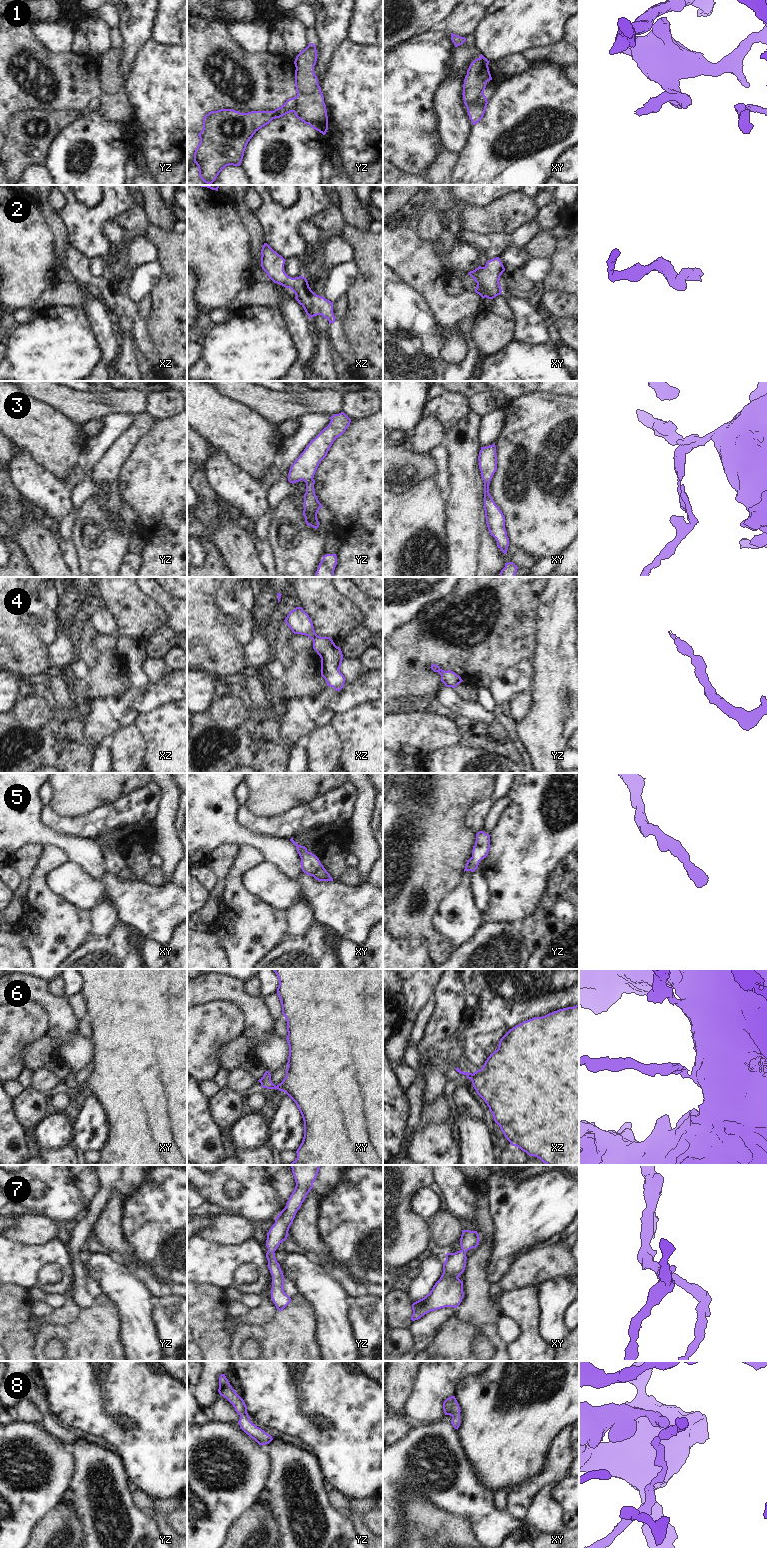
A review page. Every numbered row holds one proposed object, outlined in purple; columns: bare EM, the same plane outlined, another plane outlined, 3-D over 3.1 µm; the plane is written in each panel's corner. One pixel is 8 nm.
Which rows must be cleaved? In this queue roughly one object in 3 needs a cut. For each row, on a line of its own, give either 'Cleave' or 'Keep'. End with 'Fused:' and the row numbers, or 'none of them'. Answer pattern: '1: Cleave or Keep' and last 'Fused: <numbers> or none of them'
1: Cleave
2: Keep
3: Keep
4: Keep
5: Keep
6: Keep
7: Keep
8: Keep
Fused: 1.

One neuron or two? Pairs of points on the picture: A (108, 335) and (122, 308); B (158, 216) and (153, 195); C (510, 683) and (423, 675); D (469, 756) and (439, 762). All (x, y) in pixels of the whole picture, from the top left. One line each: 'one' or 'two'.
A: two
B: one
C: two
D: one

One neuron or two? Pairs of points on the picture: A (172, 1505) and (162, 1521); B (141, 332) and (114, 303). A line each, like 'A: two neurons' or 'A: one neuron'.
A: one neuron
B: one neuron

